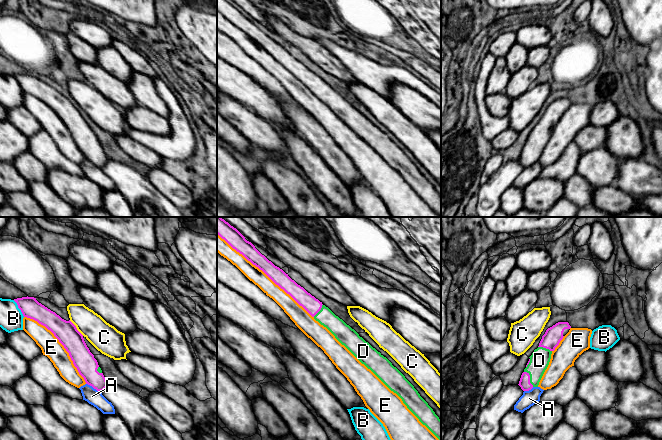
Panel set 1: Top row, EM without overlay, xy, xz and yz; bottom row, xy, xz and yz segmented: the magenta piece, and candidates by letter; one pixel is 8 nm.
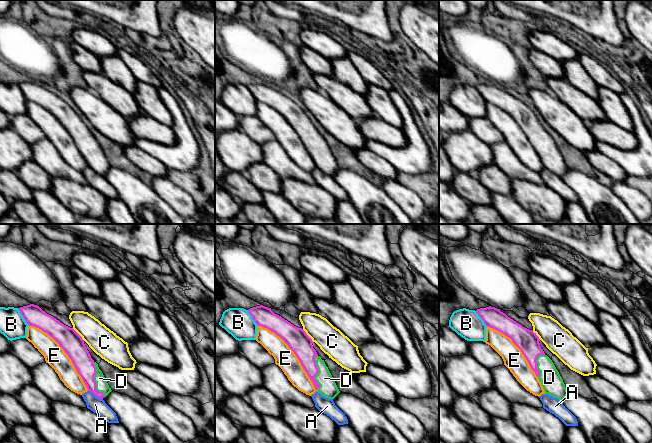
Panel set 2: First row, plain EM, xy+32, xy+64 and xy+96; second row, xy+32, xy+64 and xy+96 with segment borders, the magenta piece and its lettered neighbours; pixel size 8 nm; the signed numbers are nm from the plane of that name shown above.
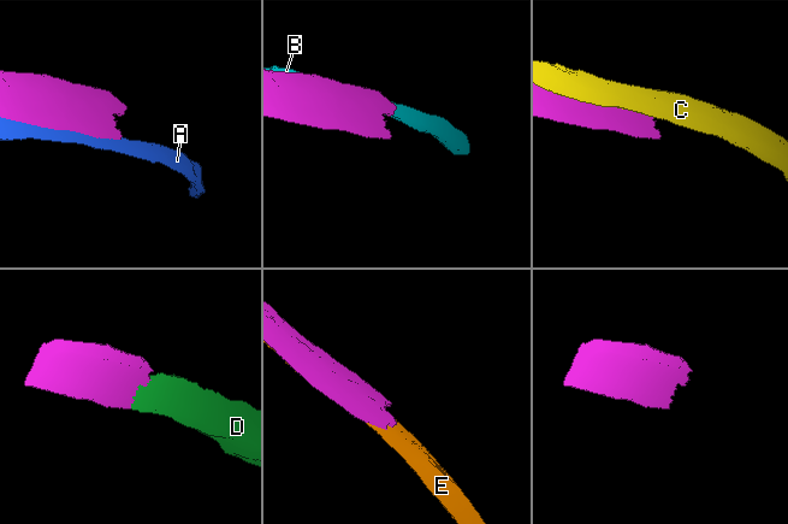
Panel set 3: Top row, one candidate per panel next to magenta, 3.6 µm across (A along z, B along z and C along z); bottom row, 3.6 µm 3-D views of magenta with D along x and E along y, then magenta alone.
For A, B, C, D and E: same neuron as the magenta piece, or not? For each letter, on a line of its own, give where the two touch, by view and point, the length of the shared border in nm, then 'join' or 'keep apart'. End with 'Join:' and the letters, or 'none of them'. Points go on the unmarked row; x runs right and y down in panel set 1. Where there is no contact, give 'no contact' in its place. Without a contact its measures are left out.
A: xy (94, 164) | 150 nm | keep apart
B: xy (18, 83) | 160 nm | keep apart
C: xy (76, 104) | 170 nm | keep apart
D: yz (529, 154) | 150 nm | join
E: xz (265, 49) | 1050 nm | keep apart
Join: D

